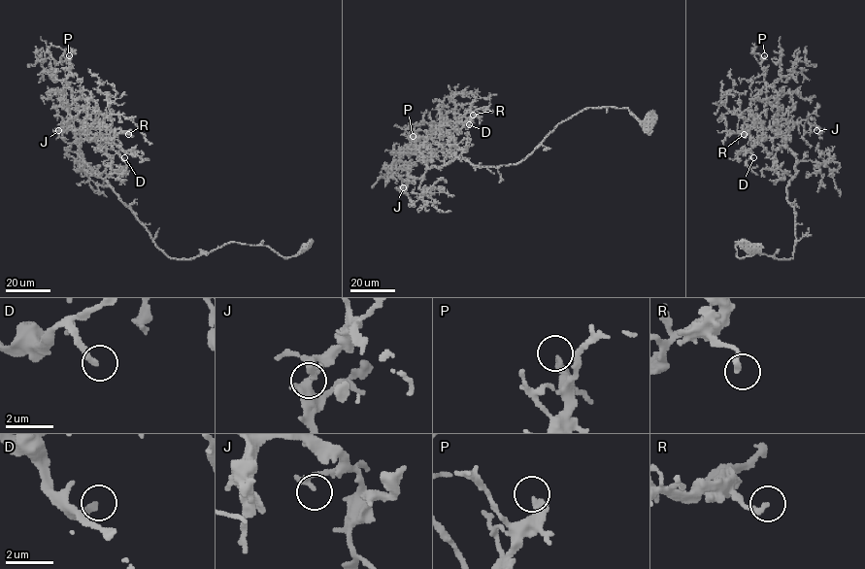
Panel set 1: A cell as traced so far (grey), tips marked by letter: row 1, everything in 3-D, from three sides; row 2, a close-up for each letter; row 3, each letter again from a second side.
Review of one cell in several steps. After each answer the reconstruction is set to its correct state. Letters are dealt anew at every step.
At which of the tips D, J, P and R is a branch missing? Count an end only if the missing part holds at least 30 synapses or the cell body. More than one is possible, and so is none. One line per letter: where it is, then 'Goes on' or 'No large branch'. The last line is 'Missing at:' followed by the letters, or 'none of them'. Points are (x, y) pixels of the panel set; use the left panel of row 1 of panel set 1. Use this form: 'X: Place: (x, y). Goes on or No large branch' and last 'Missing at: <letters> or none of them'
D: Place: (124, 157). Goes on
J: Place: (58, 130). No large branch
P: Place: (69, 55). No large branch
R: Place: (128, 134). No large branch
Missing at: D

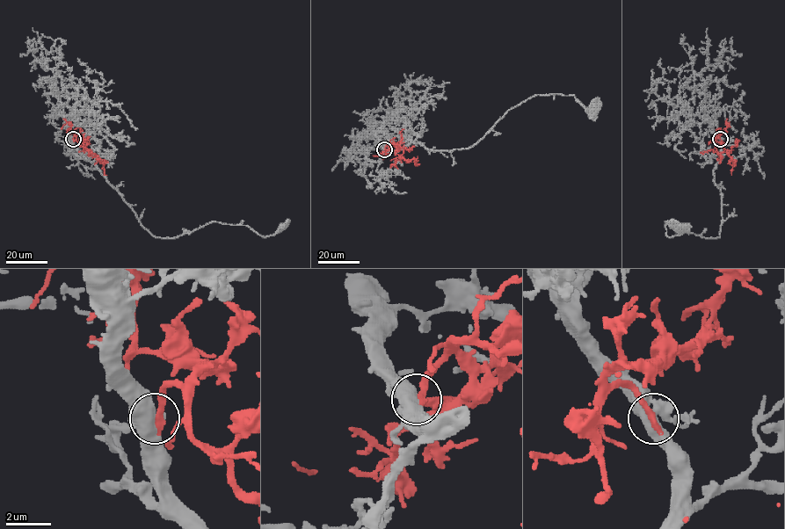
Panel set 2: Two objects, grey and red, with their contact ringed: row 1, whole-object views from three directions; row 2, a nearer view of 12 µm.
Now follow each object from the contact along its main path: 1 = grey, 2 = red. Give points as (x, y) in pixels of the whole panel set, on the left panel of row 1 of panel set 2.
1: (72, 139), (73, 146), (153, 235), (174, 238), (211, 221), (248, 225), (262, 236), (281, 227)
2: (72, 139), (76, 137), (83, 149), (97, 156), (106, 175)

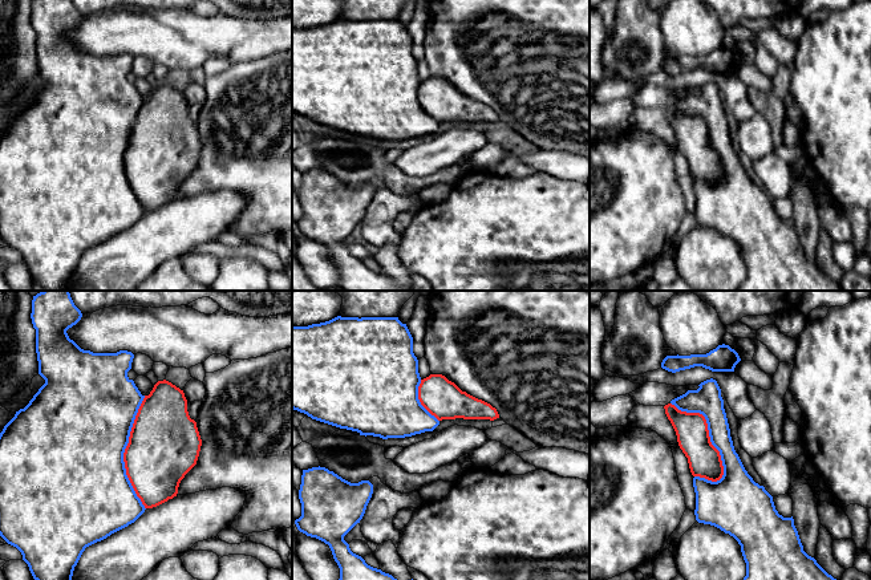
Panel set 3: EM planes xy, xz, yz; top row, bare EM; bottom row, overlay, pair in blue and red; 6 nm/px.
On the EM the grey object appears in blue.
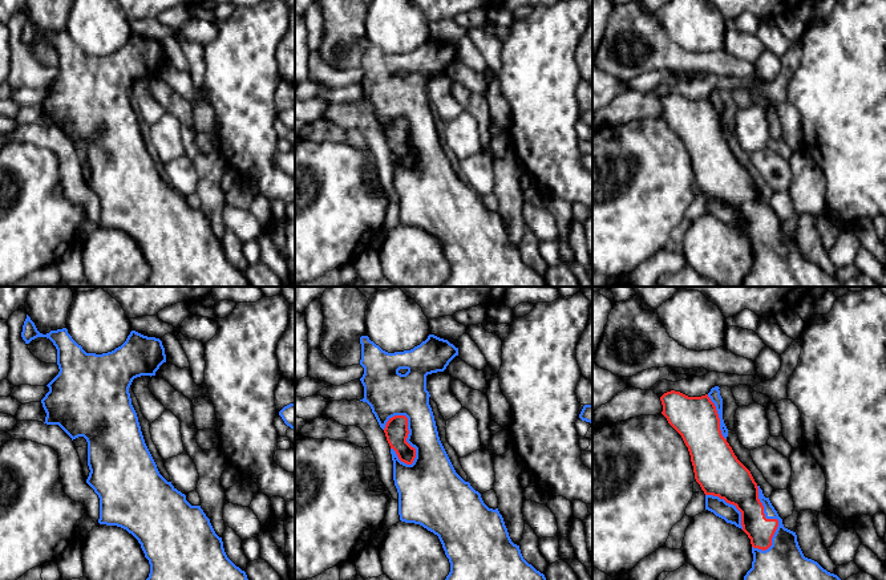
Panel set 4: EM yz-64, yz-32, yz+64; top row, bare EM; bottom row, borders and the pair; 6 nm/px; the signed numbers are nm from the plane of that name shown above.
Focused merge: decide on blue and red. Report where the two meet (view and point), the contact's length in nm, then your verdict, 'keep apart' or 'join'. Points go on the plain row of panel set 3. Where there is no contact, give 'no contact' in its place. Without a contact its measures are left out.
contact yz (709, 136); length 550 nm; join

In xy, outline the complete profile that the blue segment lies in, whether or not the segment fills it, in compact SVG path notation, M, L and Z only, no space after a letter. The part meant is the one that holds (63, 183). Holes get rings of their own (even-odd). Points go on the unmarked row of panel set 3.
M33 0L31 21L36 32L39 77L45 82L45 86L24 111L16 114L0 135L0 239L21 255L33 281L45 291L69 291L74 269L86 250L134 226L146 211L157 210L177 199L179 186L197 167L202 149L197 125L189 118L183 93L163 82L154 88L149 98L142 98L134 84L127 80L134 61L131 54L93 56L81 52L69 41L66 33L76 28L81 20L82 16L72 0Z

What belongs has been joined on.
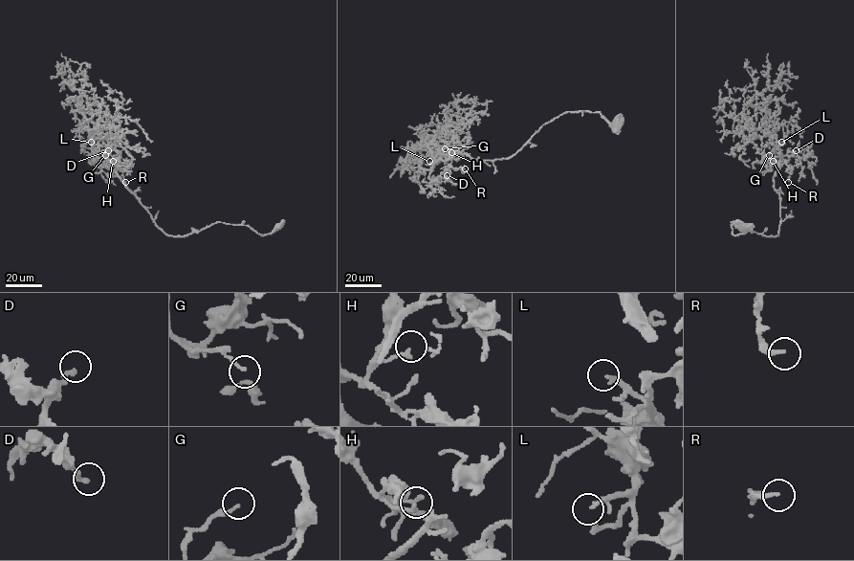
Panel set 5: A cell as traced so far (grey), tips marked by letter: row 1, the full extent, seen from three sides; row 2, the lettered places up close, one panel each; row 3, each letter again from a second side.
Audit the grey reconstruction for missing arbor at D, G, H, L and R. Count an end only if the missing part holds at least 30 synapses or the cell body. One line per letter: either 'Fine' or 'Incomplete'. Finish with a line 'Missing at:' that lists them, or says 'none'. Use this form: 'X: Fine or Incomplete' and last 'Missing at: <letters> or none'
D: Fine
G: Fine
H: Fine
L: Fine
R: Fine
Missing at: none

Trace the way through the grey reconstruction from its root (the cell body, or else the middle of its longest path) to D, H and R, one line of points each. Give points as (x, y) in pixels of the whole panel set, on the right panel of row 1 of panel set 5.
D: (747, 227), (733, 234), (737, 222), (778, 235), (774, 174), (780, 151), (775, 148), (784, 160), (796, 150)
H: (747, 227), (733, 234), (737, 222), (778, 235), (777, 147), (773, 161)
R: (747, 227), (733, 234), (737, 222), (778, 235), (776, 147), (776, 156), (788, 166), (788, 182)

